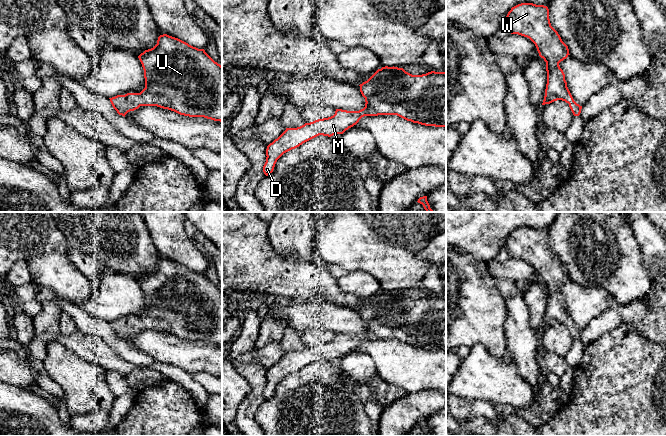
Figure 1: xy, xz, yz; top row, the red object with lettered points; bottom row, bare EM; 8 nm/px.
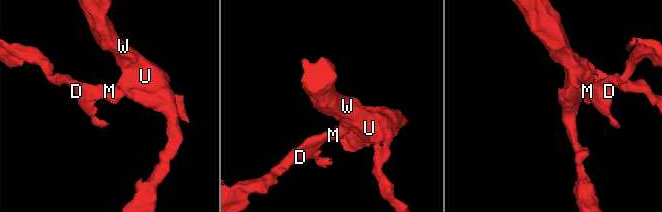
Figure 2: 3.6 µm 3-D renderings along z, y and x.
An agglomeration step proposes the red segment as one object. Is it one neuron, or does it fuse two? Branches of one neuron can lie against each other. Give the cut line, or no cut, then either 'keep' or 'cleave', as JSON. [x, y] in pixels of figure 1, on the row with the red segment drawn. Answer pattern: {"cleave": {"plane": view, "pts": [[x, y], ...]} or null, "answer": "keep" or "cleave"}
{"cleave": null, "answer": "keep"}

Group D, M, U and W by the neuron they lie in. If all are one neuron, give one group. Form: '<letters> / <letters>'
D M U W

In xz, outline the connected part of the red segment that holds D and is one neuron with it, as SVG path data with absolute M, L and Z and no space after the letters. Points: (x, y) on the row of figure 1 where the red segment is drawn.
M382 67L360 86L360 92L365 98L365 107L359 111L336 109L335 114L328 118L318 119L297 128L286 130L266 149L266 162L263 172L270 175L277 160L286 152L295 149L303 143L319 136L331 137L343 134L356 125L364 116L397 115L407 121L425 126L446 127L446 72L431 71L422 75L412 75L403 68Z

